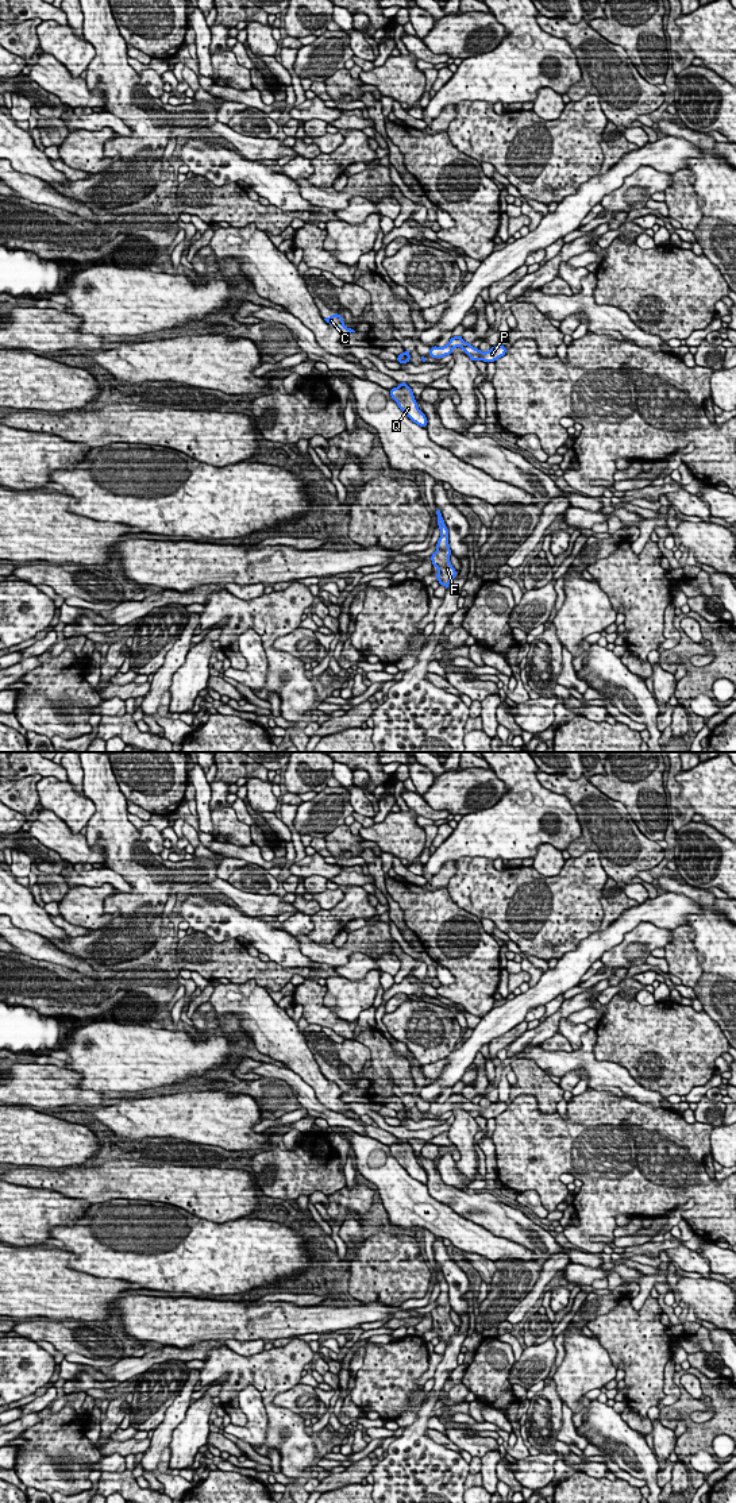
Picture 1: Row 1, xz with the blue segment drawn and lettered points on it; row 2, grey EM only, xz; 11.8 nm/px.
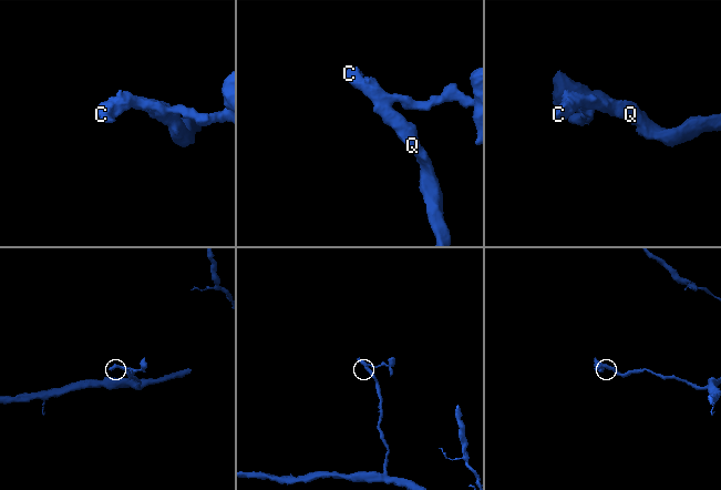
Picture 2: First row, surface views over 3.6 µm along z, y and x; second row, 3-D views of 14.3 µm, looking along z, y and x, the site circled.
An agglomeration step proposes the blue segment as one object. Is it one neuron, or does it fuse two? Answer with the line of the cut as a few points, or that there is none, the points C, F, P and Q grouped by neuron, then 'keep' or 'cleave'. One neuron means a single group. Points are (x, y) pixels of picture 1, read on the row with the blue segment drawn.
cut none; groups C F P Q; keep

